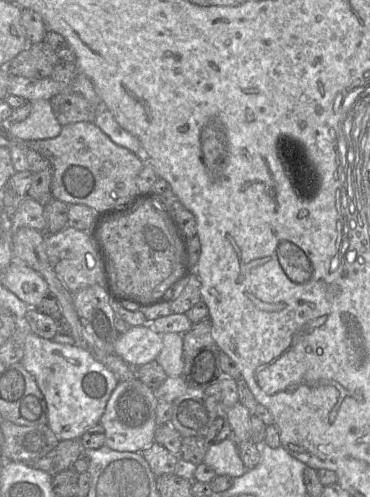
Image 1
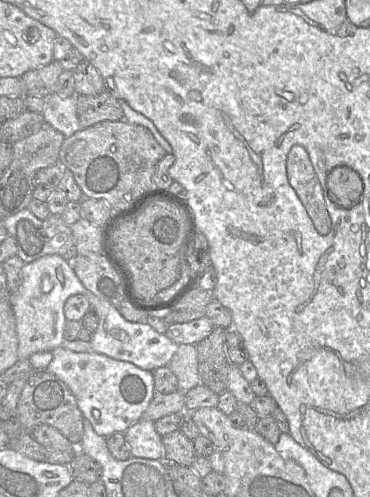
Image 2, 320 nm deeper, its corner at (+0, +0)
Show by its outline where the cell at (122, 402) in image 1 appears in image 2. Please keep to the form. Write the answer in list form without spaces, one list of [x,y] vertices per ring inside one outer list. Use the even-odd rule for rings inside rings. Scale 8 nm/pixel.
[[[140,419],[126,430],[124,436],[132,457],[163,460],[162,436],[156,432],[153,421]]]

